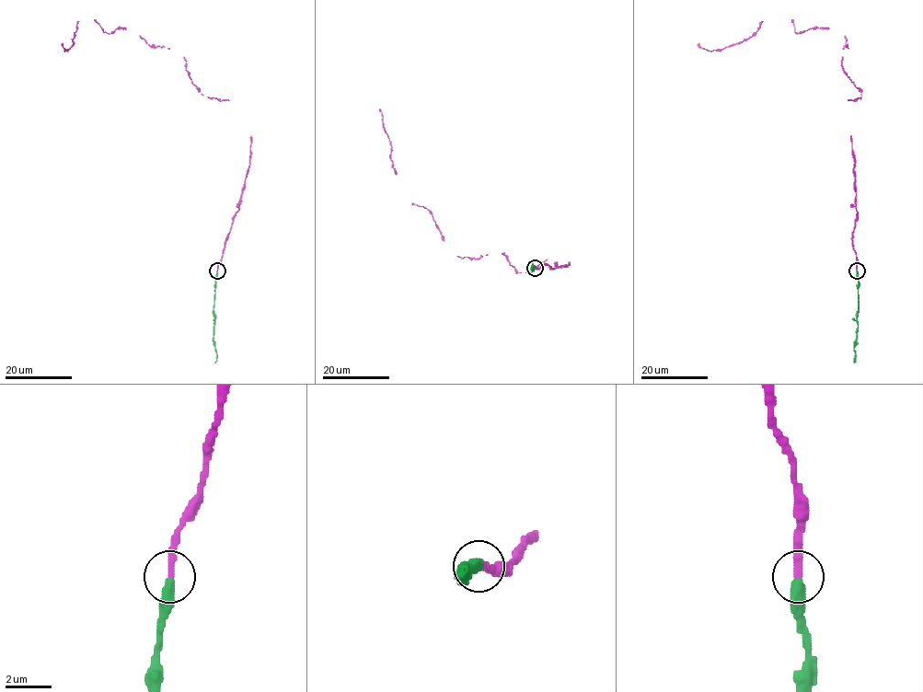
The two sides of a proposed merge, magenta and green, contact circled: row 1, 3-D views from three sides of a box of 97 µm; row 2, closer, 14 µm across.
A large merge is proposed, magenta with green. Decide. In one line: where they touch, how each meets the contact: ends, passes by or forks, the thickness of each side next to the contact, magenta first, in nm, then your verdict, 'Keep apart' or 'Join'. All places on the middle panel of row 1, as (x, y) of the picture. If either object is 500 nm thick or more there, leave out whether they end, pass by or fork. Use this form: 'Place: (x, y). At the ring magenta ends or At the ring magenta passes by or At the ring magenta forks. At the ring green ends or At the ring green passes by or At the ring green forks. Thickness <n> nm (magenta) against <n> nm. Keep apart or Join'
Place: (535, 268). At the ring magenta ends. At the ring green ends. Thickness 360 nm (magenta) against 440 nm. Join

